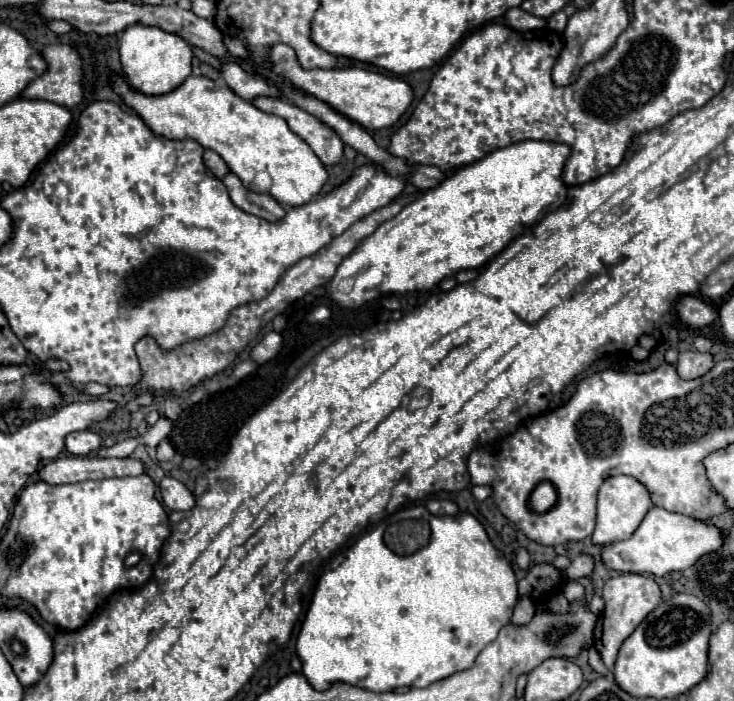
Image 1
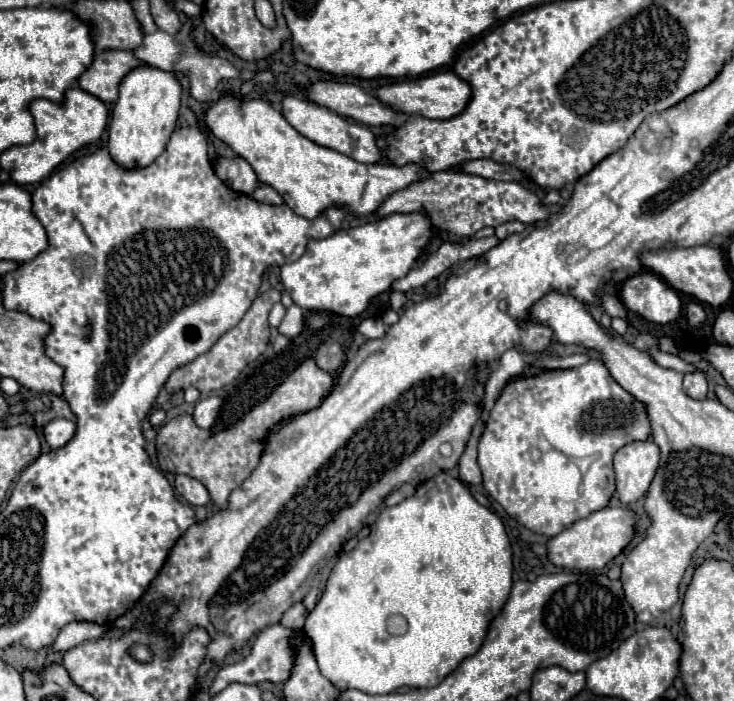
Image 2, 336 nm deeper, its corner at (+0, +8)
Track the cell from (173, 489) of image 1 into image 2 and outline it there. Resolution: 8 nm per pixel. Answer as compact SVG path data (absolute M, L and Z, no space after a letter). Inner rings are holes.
M176 476L176 482L174 482L174 488L186 498L188 504L192 506L206 506L210 502L210 494L206 490L206 486L202 482L198 482L196 478L192 476Z

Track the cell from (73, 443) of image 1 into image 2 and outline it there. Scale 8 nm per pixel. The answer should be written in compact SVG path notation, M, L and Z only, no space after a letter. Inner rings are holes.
M56 418L44 426L44 440L48 442L50 448L60 448L74 436L74 432L76 432L76 424L72 420Z

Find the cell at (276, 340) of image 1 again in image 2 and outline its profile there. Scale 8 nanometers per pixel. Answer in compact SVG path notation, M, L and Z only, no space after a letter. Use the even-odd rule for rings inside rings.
M292 304L286 310L286 316L284 316L282 324L278 326L278 330L280 330L280 334L292 338L292 336L298 336L302 332L302 328L304 328L304 314L296 304Z

